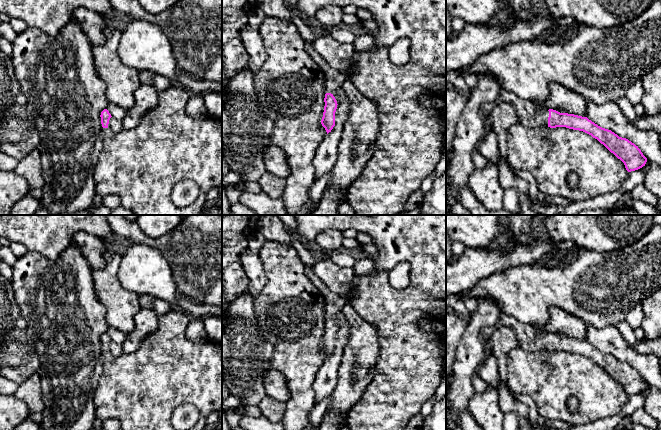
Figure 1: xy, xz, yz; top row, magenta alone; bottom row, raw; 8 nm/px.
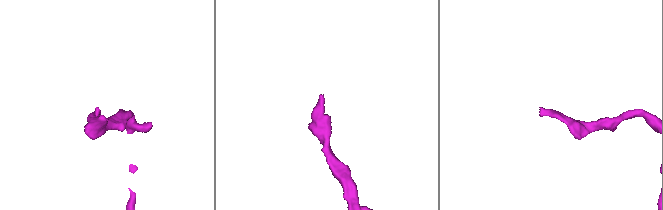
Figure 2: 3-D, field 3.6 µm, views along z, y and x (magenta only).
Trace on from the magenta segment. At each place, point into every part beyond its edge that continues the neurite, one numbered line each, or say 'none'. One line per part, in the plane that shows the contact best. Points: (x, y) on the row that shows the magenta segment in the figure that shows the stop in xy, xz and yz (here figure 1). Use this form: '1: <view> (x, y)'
1: xz (334, 79)

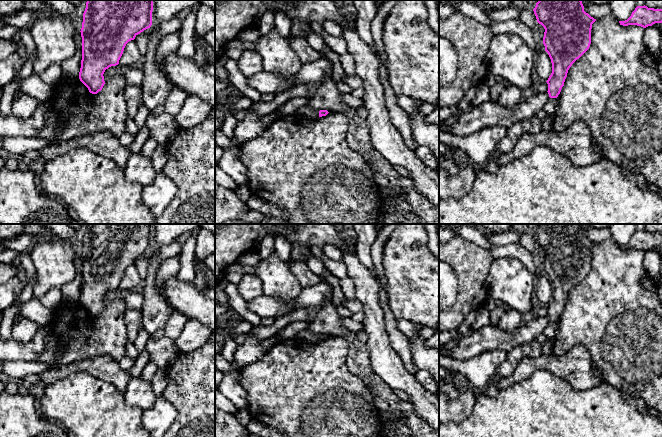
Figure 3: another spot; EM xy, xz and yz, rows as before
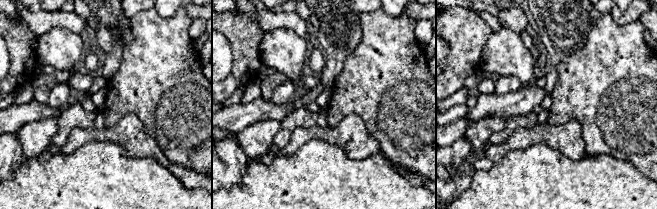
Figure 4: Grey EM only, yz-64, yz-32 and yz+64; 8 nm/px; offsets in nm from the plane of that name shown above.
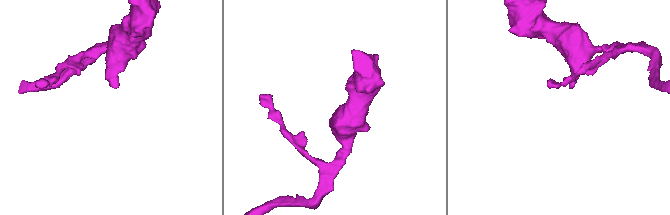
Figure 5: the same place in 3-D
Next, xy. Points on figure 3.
none

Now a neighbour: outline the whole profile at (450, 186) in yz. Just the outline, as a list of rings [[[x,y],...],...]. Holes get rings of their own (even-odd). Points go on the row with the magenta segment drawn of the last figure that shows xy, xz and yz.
[[[449,147],[443,156],[454,160],[459,166],[459,172],[456,175],[450,175],[439,165],[439,199],[458,199],[471,192],[475,171],[469,156],[454,147]]]

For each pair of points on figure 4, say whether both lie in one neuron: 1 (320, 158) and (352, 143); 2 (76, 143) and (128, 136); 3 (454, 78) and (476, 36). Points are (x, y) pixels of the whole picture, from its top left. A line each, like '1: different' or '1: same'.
1: different
2: same
3: same

